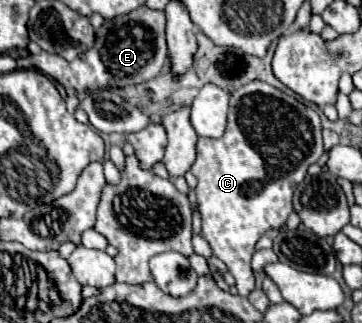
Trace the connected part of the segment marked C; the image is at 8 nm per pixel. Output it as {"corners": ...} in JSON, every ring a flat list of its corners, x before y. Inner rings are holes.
{"corners":[[252,80,250,84,244,84,236,92,232,92,224,136,218,140,198,138,196,152,198,156,192,166,192,174,198,180,196,196,202,216,202,236,208,240,212,254,228,266,230,274,236,280,238,294,248,296,254,288,254,272,250,268,250,260,256,240,266,230,284,226,288,214,292,212,294,188,304,180,308,166,324,154,320,118,304,102,280,92,278,88,262,80]]}

